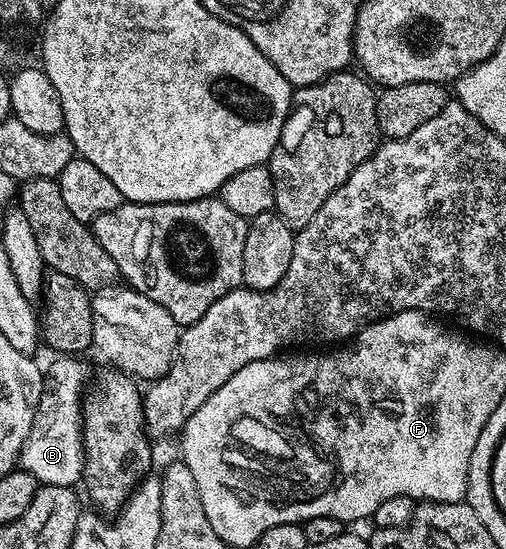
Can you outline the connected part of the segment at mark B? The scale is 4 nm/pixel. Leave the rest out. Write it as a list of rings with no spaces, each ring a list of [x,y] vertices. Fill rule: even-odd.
[[[56,356],[46,366],[44,395],[38,404],[30,436],[20,453],[19,469],[28,470],[37,483],[46,486],[75,487],[84,472],[84,427],[82,395],[90,382],[88,366],[76,356]]]

